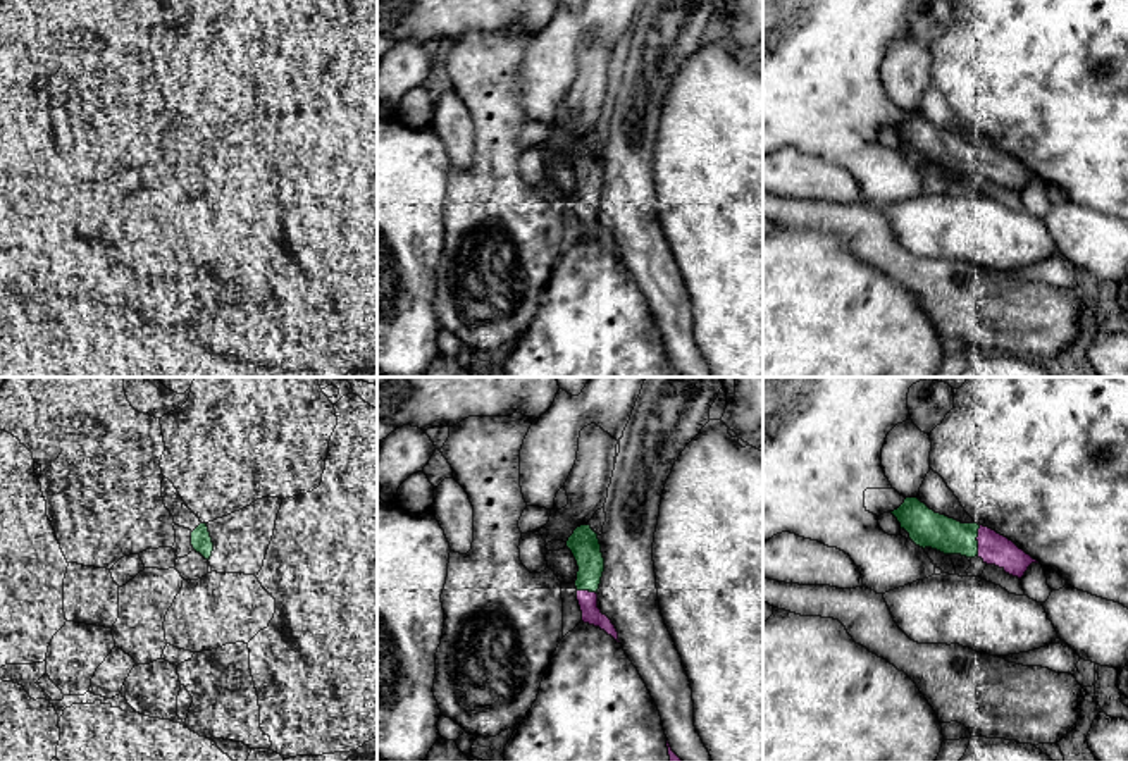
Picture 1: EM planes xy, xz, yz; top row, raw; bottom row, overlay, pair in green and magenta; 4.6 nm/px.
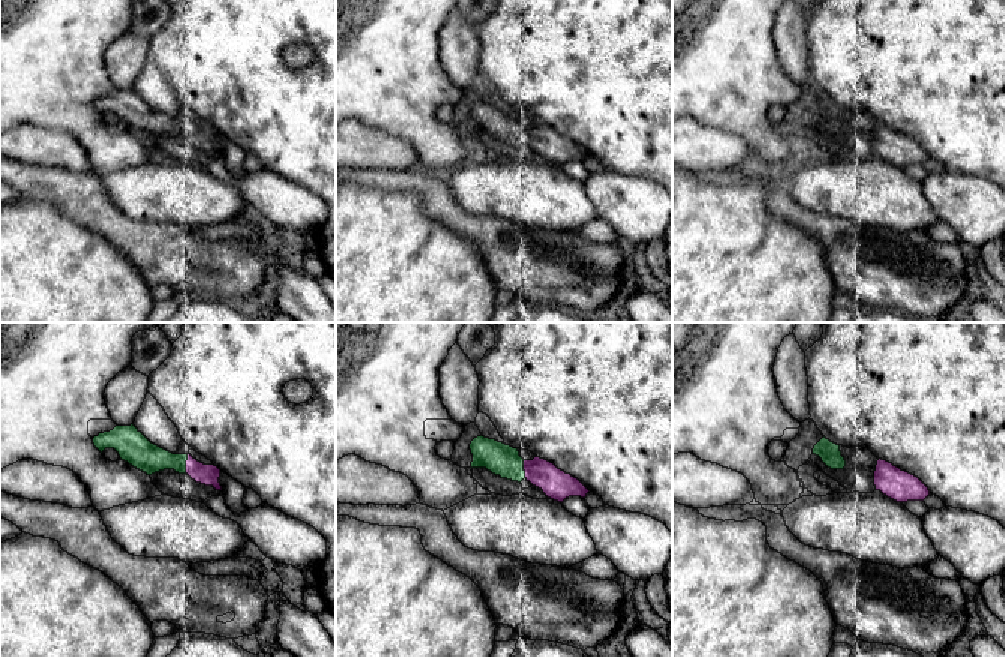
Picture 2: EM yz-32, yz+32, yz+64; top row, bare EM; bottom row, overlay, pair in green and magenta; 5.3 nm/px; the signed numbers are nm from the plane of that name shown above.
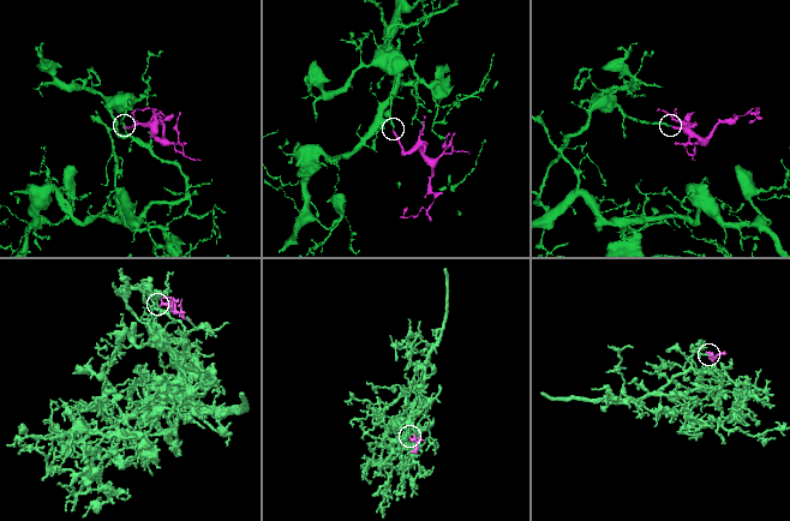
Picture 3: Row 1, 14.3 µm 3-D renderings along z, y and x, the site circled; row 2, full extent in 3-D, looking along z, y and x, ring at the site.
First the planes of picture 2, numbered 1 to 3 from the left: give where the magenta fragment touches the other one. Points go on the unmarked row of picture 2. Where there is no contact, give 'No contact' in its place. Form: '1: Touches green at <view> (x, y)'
1: Touches green at yz-32 (185, 128)
2: Touches green at yz+32 (522, 134)
3: No contact

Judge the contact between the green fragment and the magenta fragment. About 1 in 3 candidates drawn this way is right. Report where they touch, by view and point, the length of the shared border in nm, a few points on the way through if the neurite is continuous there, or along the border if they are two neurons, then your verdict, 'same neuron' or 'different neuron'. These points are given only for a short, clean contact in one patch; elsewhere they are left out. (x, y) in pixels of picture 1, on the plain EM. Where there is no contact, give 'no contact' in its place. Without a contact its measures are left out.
yz (977, 155) | 140 nm | same neuron

